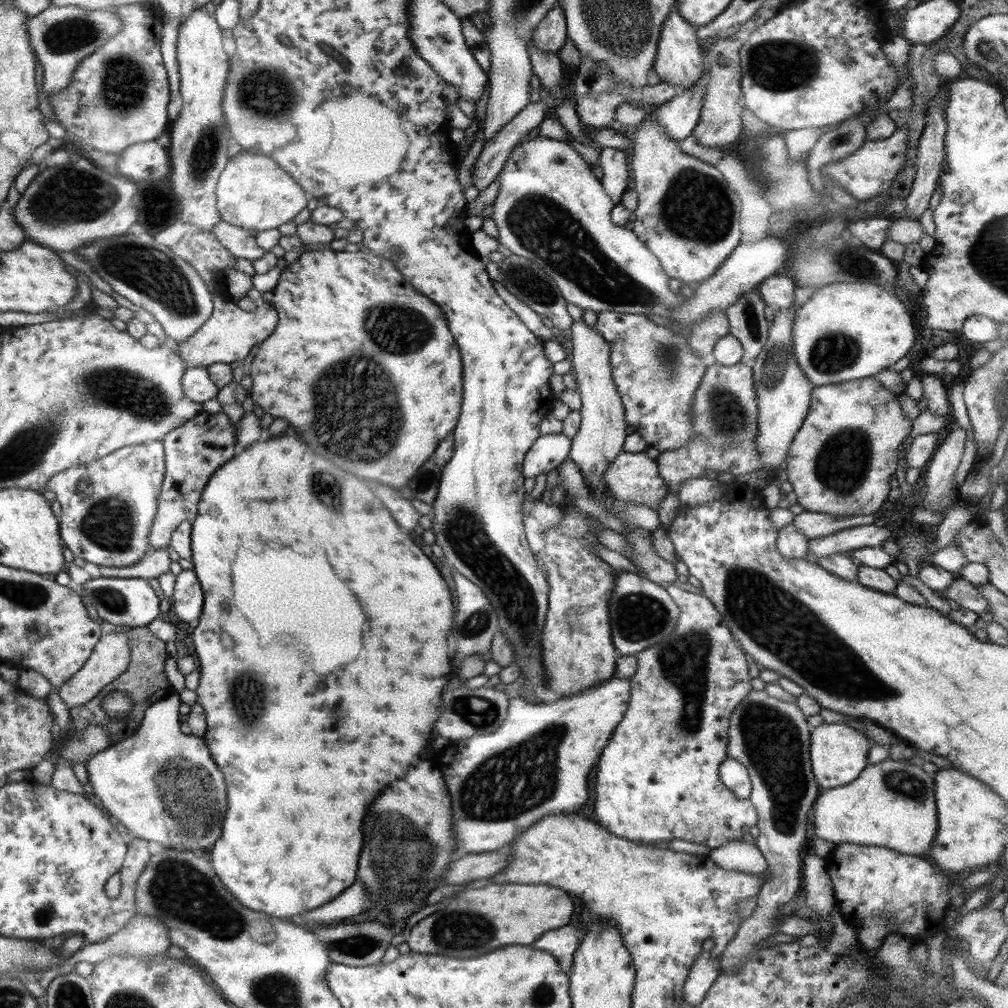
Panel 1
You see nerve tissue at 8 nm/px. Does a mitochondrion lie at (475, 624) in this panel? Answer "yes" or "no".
yes

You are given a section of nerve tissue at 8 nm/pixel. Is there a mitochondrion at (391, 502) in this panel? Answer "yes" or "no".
no

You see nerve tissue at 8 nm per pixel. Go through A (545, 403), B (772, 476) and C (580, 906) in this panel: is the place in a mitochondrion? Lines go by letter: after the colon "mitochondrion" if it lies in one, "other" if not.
A: other
B: other
C: other

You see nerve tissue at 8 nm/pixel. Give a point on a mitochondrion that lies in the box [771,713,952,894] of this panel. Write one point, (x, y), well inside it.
(906, 785)

